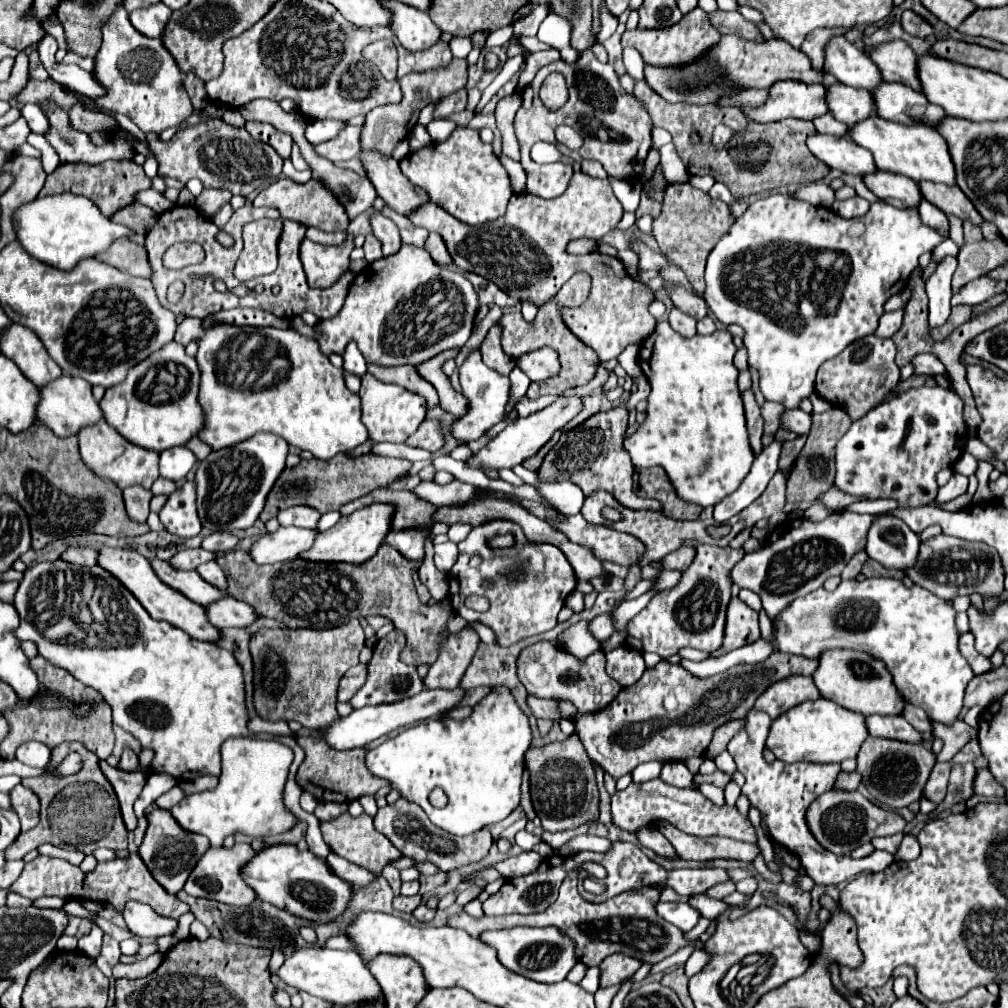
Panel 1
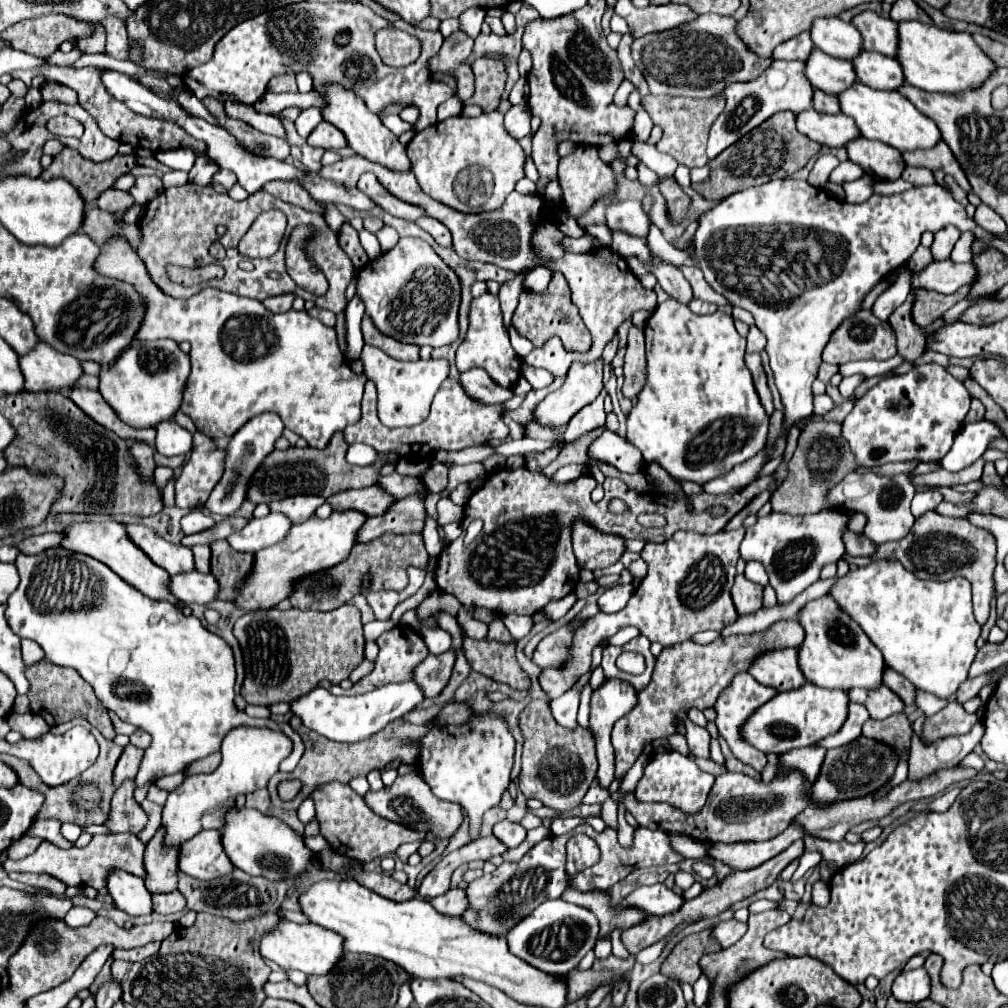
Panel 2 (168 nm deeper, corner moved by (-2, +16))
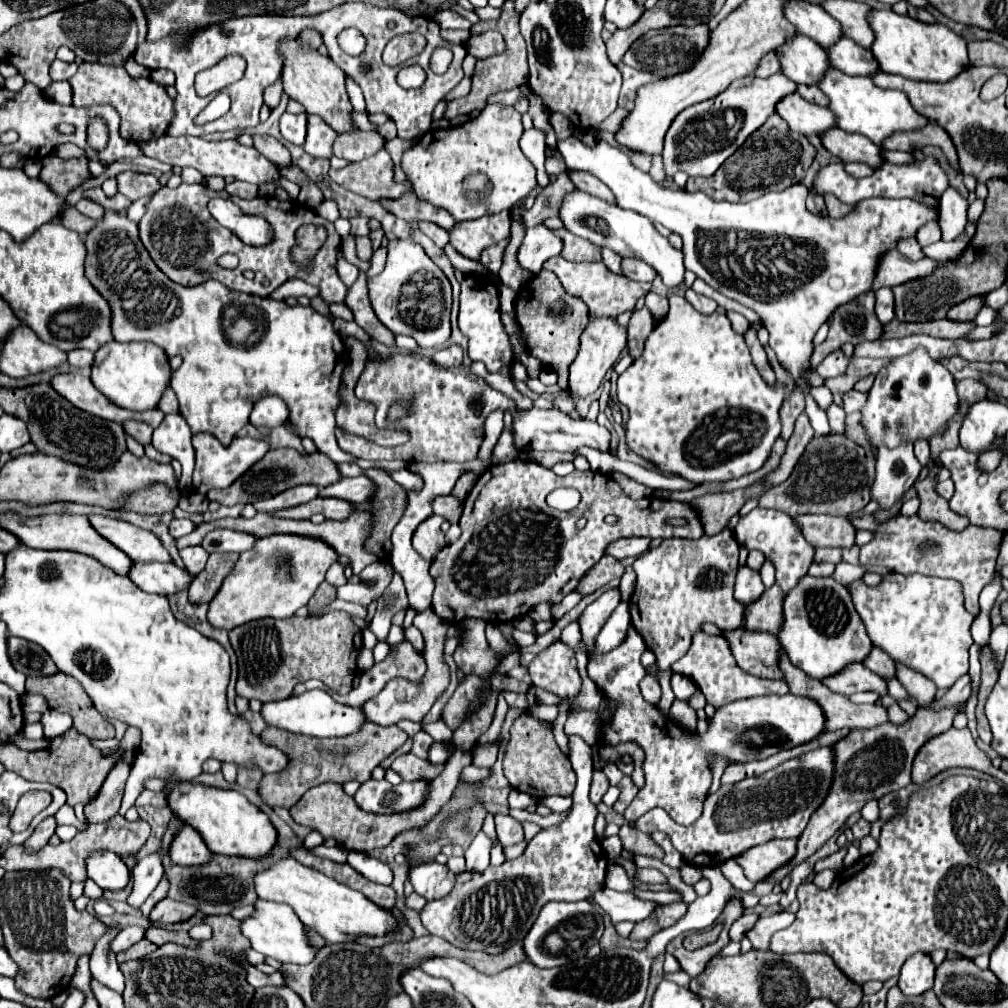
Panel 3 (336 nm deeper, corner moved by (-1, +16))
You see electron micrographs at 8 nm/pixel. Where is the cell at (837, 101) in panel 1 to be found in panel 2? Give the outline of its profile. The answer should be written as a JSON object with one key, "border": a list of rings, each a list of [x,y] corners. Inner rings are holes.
{"border":[[[814,48],[808,56],[804,76],[808,78],[808,82],[814,88],[818,88],[822,92],[830,92],[834,96],[836,96],[836,92],[846,90],[856,80],[854,68],[850,62],[832,58],[832,56],[820,52],[818,48]]]}

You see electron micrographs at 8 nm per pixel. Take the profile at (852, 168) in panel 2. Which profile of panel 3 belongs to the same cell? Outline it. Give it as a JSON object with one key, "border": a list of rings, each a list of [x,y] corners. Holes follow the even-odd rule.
{"border":[[[845,164],[845,172],[847,172],[849,176],[853,176],[853,178],[863,178],[863,176],[873,174],[875,170],[869,168],[867,164]]]}

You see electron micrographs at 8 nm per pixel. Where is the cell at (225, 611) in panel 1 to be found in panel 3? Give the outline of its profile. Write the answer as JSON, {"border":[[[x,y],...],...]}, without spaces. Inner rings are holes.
{"border":[[[135,562],[129,578],[141,590],[161,596],[173,596],[181,590],[187,590],[193,582],[193,574],[189,574],[189,570],[161,562]]]}

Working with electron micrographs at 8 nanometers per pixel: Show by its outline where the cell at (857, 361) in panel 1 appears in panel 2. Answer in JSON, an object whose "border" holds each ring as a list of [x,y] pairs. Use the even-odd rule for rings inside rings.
{"border":[[[858,310],[852,316],[848,316],[830,336],[822,360],[830,364],[846,364],[850,360],[888,360],[896,356],[896,336],[888,322],[878,320],[872,316],[870,310]]]}

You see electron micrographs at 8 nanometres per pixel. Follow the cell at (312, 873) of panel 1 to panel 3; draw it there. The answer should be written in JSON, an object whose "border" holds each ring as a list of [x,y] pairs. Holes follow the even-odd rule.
{"border":[[[167,780],[165,794],[169,798],[171,810],[189,826],[201,832],[207,848],[213,854],[225,856],[245,856],[253,860],[269,858],[277,844],[277,830],[257,806],[253,806],[241,792],[231,788],[211,788],[191,782]]]}

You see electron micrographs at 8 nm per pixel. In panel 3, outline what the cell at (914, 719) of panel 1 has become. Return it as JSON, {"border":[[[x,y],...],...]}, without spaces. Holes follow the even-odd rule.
{"border":[[[873,646],[873,650],[871,650],[871,654],[869,654],[869,658],[865,660],[865,666],[871,670],[871,672],[875,672],[875,674],[879,674],[881,678],[895,678],[897,674],[897,668],[895,668],[895,662],[889,658],[889,656],[885,656],[885,652],[883,650],[879,650],[879,648],[875,648]]]}

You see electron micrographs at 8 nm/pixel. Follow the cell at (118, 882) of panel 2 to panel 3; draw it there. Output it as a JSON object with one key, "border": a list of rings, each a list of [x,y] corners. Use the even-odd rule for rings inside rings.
{"border":[[[95,852],[95,854],[91,854],[87,858],[87,874],[103,890],[111,890],[111,892],[119,892],[119,890],[127,888],[127,884],[131,880],[129,868],[113,852]]]}

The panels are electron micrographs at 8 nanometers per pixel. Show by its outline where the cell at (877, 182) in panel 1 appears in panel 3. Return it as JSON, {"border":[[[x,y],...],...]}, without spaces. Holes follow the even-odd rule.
{"border":[[[833,128],[821,134],[821,140],[823,140],[823,146],[833,156],[839,156],[843,162],[861,162],[861,164],[873,166],[875,170],[881,168],[881,164],[885,164],[881,146],[873,144],[871,140],[865,140],[865,136],[857,136],[841,128]]]}

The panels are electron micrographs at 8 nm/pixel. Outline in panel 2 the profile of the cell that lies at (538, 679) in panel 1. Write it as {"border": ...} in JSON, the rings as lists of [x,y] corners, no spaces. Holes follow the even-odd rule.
{"border":[[[606,680],[600,690],[592,694],[590,704],[590,726],[596,732],[598,748],[598,784],[608,788],[614,780],[614,750],[610,742],[610,732],[616,720],[626,716],[638,704],[636,692],[630,684],[622,680]]]}

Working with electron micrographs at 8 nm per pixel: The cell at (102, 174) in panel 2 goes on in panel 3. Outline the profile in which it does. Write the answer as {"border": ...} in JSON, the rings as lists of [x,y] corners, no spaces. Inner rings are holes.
{"border":[[[55,154],[45,156],[43,160],[43,170],[39,178],[51,186],[59,196],[71,194],[75,188],[79,188],[83,182],[87,182],[91,176],[89,172],[89,160],[87,158],[73,158],[73,160],[63,160]]]}

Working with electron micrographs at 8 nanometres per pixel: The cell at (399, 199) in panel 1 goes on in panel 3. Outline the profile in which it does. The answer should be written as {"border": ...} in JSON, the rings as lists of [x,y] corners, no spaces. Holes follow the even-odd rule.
{"border":[[[285,40],[281,44],[281,52],[285,56],[283,62],[283,88],[285,94],[305,106],[307,114],[321,116],[337,134],[353,134],[359,128],[353,124],[353,106],[345,86],[345,72],[337,68],[329,56],[319,56],[315,50],[307,50],[299,46],[297,40]]]}

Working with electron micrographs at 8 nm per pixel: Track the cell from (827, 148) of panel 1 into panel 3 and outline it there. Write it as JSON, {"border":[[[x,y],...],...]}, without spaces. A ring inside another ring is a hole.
{"border":[[[797,92],[791,96],[785,96],[777,104],[777,114],[787,120],[789,128],[793,132],[799,132],[803,136],[819,136],[821,132],[827,132],[829,128],[837,128],[837,116],[829,112],[829,108],[811,104],[803,100]]]}

